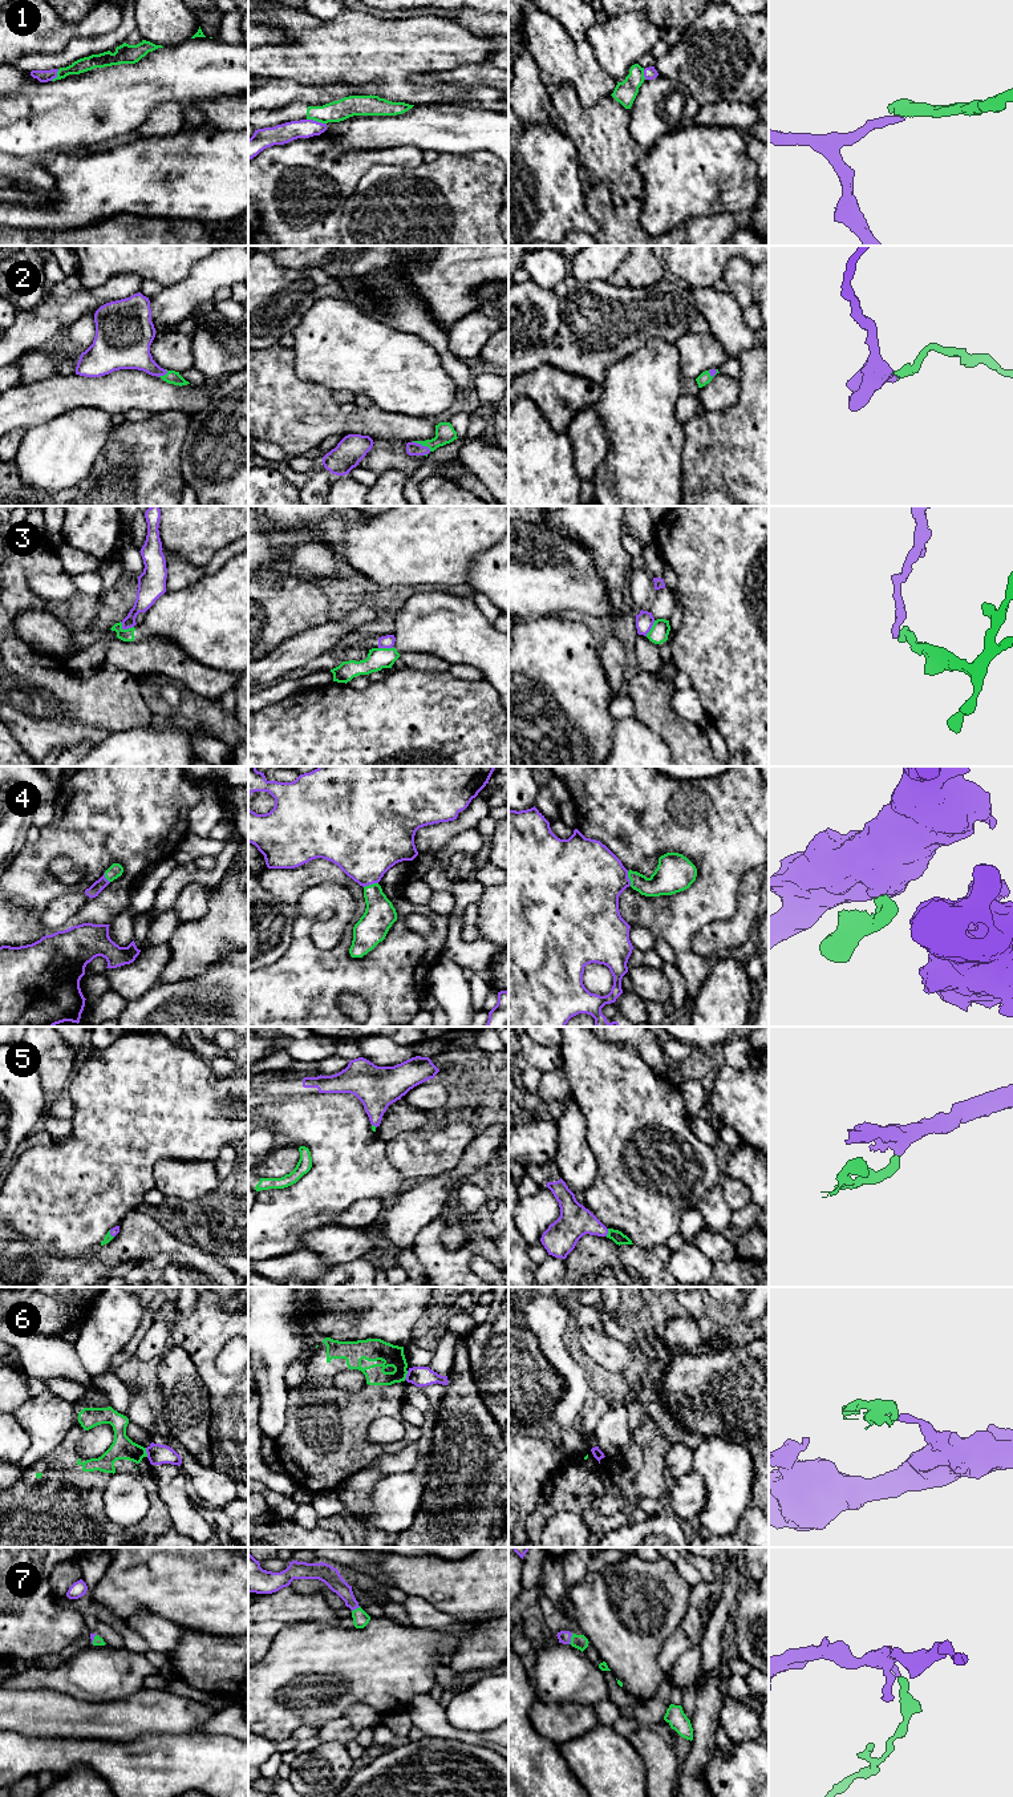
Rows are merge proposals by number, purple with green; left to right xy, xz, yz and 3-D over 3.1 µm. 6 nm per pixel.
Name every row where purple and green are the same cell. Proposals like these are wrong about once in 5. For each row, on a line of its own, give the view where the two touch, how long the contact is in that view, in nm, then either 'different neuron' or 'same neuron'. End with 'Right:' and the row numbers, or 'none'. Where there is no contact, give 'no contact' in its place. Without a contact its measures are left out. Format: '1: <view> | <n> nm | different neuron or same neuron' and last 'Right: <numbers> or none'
1: xz | 120 nm | different neuron
2: xz | 130 nm | same neuron
3: xy | 90 nm | different neuron
4: xz | 90 nm | same neuron
5: yz | 50 nm | same neuron
6: xy | 60 nm | different neuron
7: yz | 70 nm | same neuron
Right: 2, 4, 5, 7

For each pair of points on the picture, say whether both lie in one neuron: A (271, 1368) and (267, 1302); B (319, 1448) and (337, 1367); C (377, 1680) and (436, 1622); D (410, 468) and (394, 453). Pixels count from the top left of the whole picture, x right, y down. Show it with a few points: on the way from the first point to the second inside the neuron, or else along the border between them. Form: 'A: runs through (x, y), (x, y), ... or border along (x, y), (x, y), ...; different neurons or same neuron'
A: runs through (267, 1352), (267, 1318); same neuron
B: runs through (345, 1421), (371, 1396), (371, 1373), (364, 1367); same neuron
C: border along (412, 1625), (446, 1632), (456, 1632), (460, 1628); different neurons
D: runs through (406, 464), (398, 457); same neuron

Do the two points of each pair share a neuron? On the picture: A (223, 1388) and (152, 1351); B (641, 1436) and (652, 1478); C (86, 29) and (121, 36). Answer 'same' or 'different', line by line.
A: different
B: same
C: different

